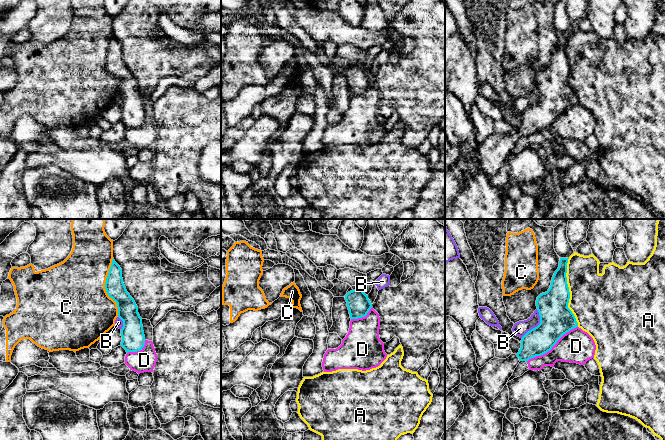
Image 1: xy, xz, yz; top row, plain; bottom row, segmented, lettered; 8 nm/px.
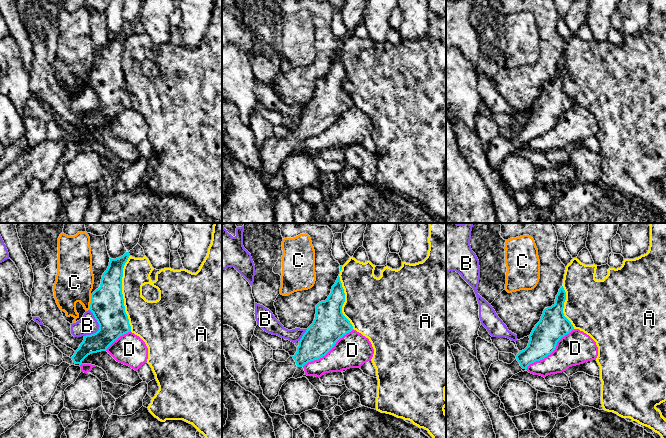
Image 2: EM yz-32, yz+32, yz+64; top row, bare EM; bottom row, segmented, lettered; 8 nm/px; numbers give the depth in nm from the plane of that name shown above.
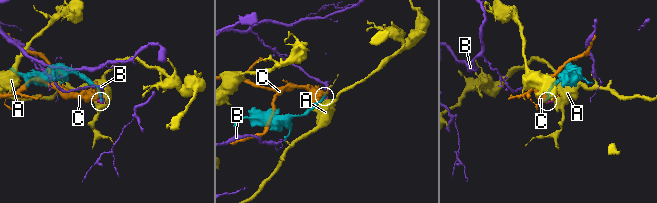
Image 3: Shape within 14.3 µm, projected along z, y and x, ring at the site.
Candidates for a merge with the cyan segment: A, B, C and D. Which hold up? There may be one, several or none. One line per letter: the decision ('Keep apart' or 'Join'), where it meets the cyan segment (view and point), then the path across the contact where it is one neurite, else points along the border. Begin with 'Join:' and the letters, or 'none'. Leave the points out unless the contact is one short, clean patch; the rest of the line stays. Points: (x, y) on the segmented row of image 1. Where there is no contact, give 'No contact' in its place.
Join: none
A: Keep apart. Touches cyan at yz (569, 292)
B: Keep apart. Touches cyan at yz (538, 325). Boundary: yz (537, 309), (539, 323), (521, 337)
C: Keep apart. Touches cyan at xy (105, 287)
D: Keep apart. Touches cyan at yz (552, 346)

